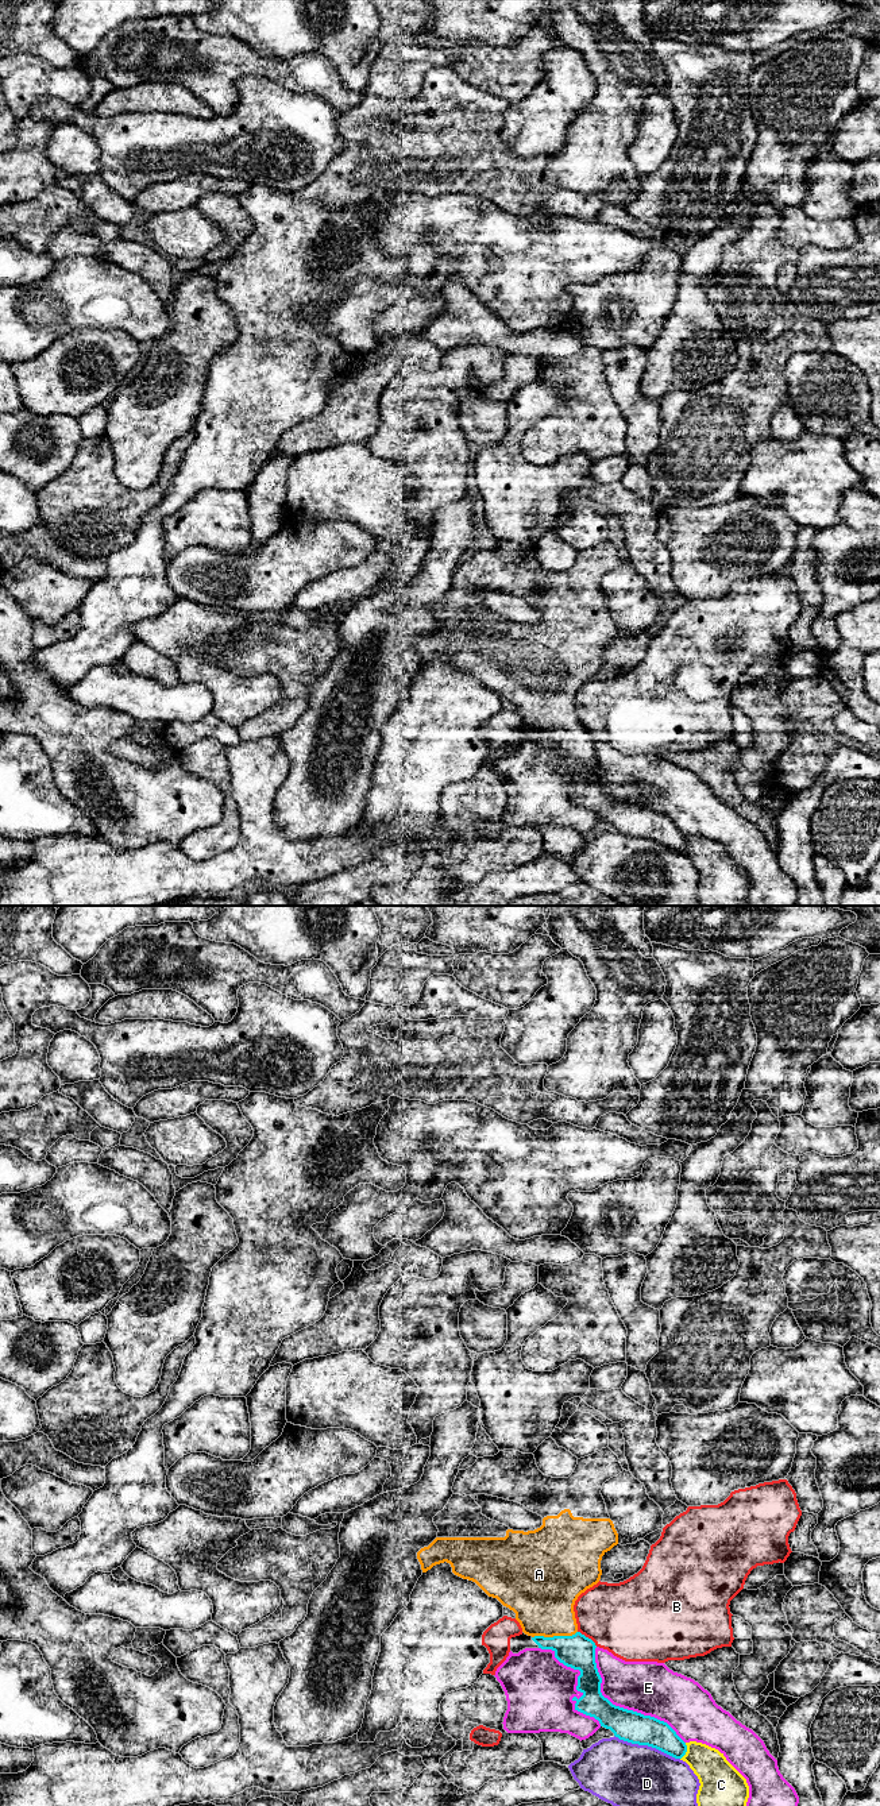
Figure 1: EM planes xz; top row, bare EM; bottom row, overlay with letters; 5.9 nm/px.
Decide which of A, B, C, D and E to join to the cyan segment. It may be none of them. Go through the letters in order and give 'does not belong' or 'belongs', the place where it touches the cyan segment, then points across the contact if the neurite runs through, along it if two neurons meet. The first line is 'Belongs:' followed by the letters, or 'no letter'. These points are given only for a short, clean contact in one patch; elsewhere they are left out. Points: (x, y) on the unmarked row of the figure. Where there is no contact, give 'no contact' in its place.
Belongs: A
A: belongs; contact xz (554, 729); way xz (576, 744), (560, 729), (554, 729), (543, 689)
B: does not belong; contact xz (587, 730)
C: does not belong; contact xz (686, 844)
D: does not belong; contact xz (647, 837)
E: does not belong; contact xz (621, 801)

